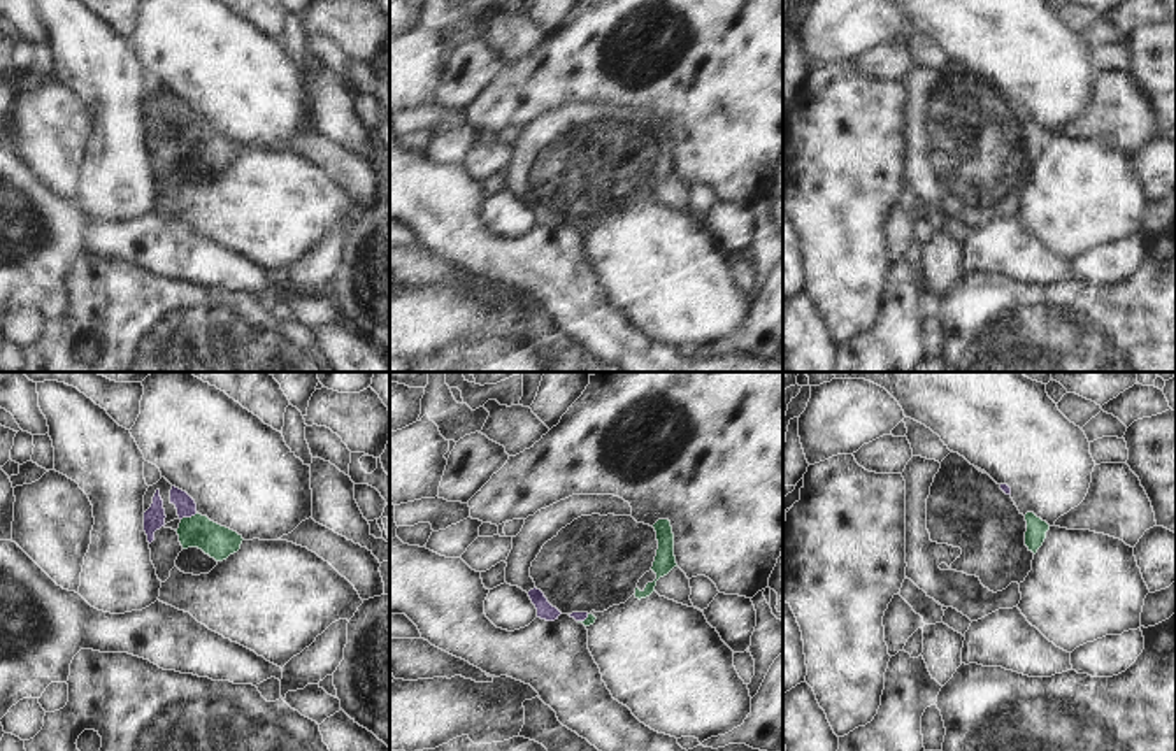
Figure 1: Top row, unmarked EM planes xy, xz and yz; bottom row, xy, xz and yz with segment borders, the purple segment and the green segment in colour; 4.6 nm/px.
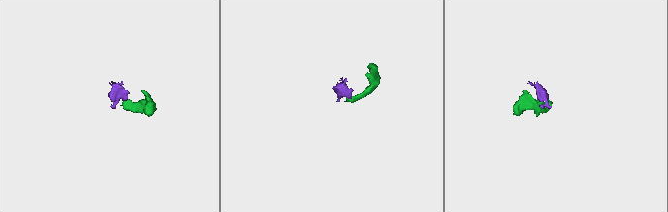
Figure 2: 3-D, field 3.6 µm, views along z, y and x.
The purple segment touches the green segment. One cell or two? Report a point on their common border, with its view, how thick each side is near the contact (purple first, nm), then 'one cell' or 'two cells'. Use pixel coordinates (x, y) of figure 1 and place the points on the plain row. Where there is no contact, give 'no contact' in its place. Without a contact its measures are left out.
meets purple in xy at (188, 123); 90 nm thick on the purple side, 150 nm on the other; two cells

